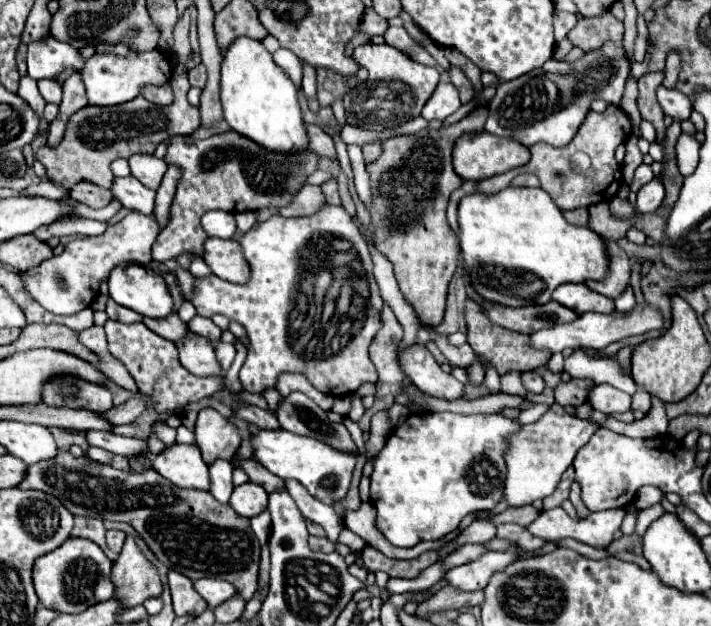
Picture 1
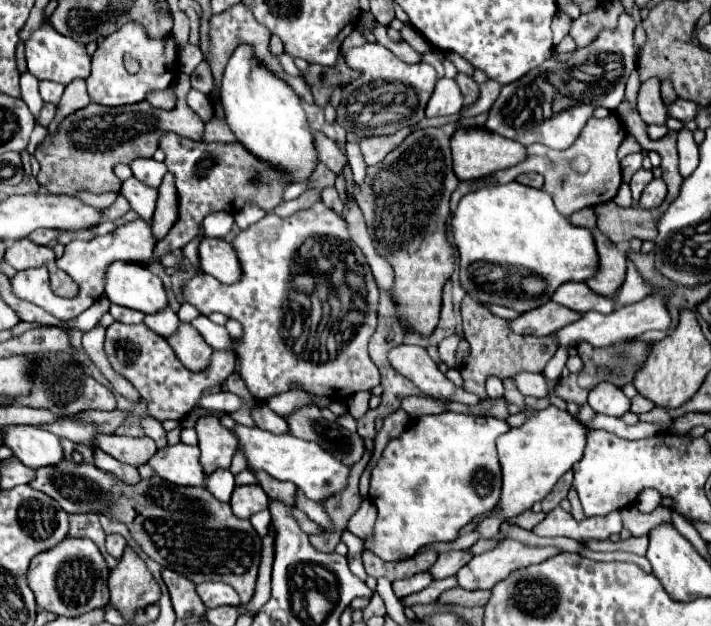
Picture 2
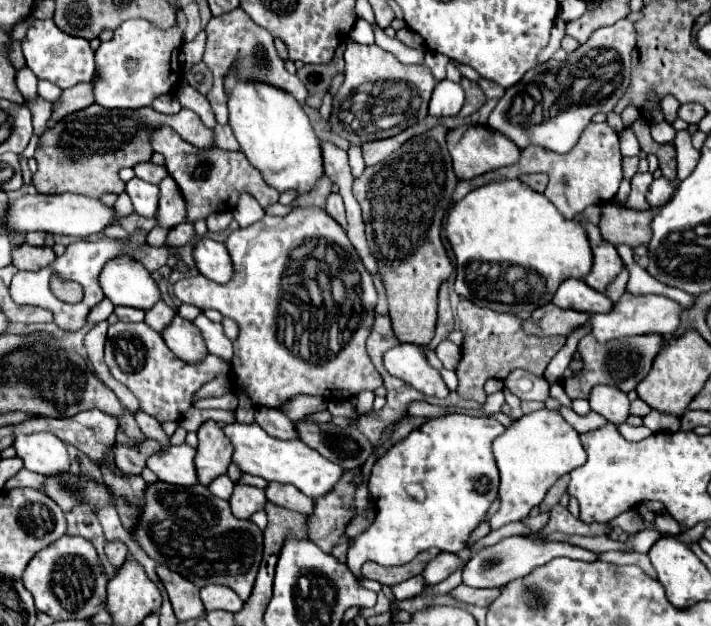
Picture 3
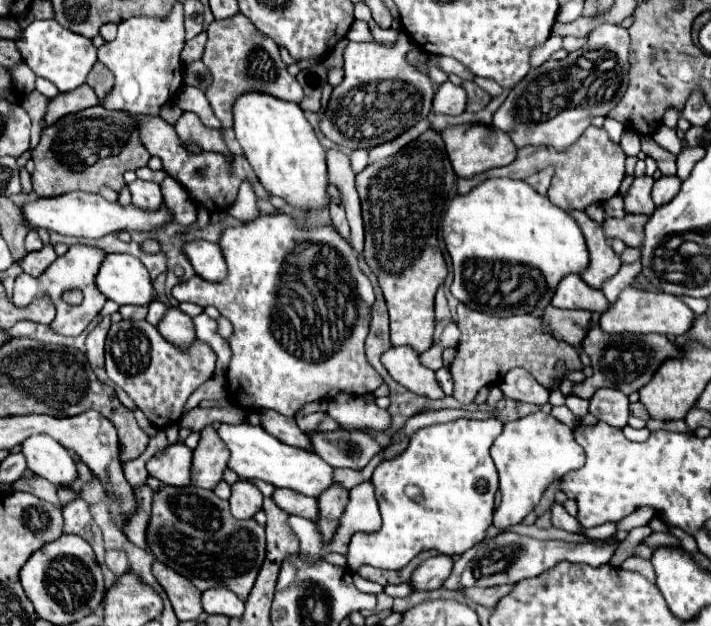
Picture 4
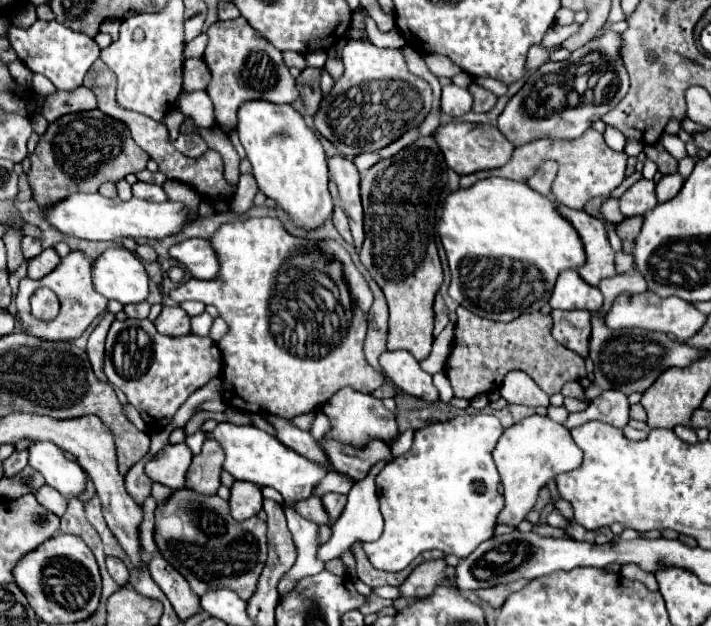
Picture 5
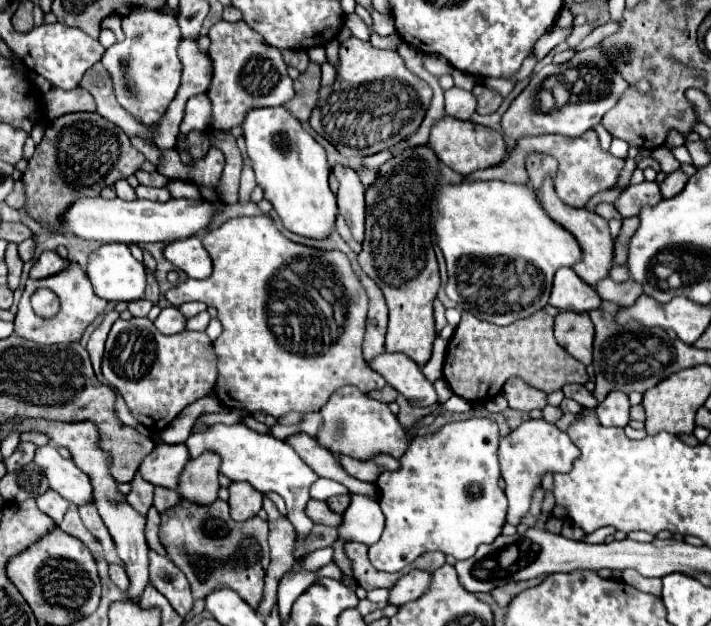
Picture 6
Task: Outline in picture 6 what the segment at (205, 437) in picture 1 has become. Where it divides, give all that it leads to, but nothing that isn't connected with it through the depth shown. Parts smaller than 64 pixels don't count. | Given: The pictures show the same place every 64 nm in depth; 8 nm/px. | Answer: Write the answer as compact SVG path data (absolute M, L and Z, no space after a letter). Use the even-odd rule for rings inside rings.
M204 452L202 456L190 460L180 474L178 492L182 498L198 504L212 504L218 496L218 470L220 456L216 452Z

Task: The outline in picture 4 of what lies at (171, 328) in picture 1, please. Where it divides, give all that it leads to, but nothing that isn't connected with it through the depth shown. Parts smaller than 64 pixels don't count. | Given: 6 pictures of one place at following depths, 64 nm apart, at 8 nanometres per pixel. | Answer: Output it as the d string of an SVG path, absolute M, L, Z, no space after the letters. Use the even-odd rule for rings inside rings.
M154 300L154 302L148 306L148 316L146 316L146 320L148 320L152 326L158 326L166 312L168 312L168 306L166 306L164 302L160 302L160 300Z

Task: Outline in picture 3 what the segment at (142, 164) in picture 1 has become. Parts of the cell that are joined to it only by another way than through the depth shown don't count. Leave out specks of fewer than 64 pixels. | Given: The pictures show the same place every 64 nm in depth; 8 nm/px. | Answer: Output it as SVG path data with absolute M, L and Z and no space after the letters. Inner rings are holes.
M140 162L140 164L136 164L134 172L136 172L136 176L140 180L146 180L150 184L160 184L168 176L164 166L158 166L158 164L152 164L152 162Z

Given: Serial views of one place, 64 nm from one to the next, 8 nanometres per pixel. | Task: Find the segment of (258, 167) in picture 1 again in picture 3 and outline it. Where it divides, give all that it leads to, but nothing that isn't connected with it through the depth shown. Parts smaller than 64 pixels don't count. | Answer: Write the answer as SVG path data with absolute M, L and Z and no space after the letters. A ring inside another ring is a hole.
M168 126L158 128L152 134L152 148L154 152L160 152L166 158L166 170L168 174L176 180L184 202L186 202L186 222L174 226L168 234L168 246L184 246L188 244L196 232L194 232L194 222L200 218L206 218L214 212L230 212L236 208L240 194L248 192L250 196L254 196L262 208L276 204L280 192L276 192L276 188L272 188L262 176L260 172L256 172L256 168L252 168L252 164L248 164L248 158L238 150L238 152L228 152L222 148L212 146L208 152L202 148L196 148L192 144L188 144L186 140L182 140L174 130L170 130Z

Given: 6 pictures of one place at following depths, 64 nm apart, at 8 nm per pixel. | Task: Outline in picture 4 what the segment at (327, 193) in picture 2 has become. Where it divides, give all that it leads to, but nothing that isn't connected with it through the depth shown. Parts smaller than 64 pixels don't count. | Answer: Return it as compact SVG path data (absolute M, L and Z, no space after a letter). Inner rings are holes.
M332 198L330 200L330 218L332 218L332 224L336 226L336 230L348 238L350 230L348 230L348 222L346 222L346 214L344 214L344 204L340 198Z

